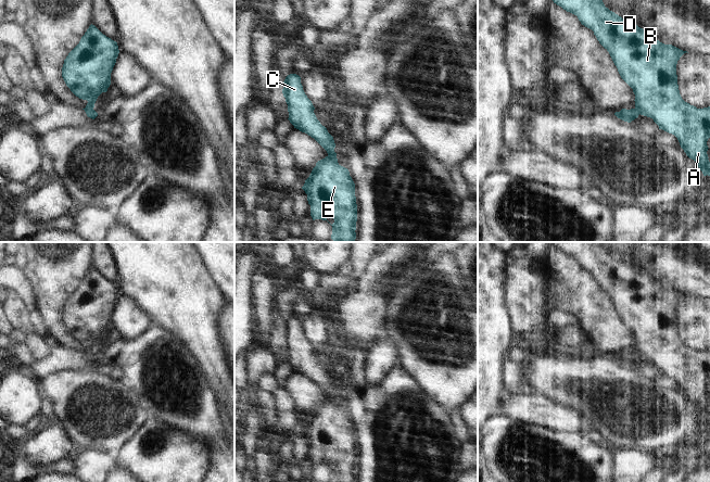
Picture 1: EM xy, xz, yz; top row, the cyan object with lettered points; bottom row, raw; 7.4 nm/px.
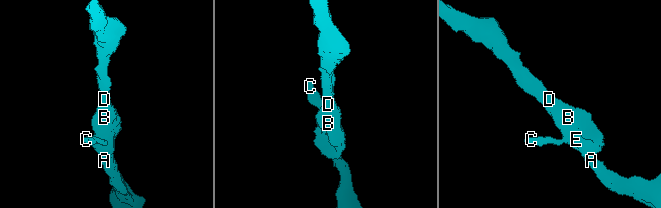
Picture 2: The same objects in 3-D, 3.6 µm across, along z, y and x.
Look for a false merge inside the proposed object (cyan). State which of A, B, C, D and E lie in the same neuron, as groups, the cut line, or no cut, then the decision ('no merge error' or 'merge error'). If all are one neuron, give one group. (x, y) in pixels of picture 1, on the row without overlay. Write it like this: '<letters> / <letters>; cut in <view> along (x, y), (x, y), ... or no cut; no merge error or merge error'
A B D E / C; cut in xy along (92, 351), (85, 353); merge error

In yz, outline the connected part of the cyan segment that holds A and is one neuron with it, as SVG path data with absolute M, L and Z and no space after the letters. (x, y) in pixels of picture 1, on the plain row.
M550 242L567 255L578 259L592 272L599 287L609 295L621 321L633 332L635 352L650 360L662 372L674 378L686 398L694 403L703 419L710 419L707 384L710 381L710 350L697 352L685 345L679 333L676 307L687 294L664 288L651 277L624 263L605 250L601 242Z

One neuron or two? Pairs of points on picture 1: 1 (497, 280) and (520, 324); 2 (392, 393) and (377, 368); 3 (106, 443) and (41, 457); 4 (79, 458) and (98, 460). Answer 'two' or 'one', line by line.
1: two
2: two
3: two
4: one

